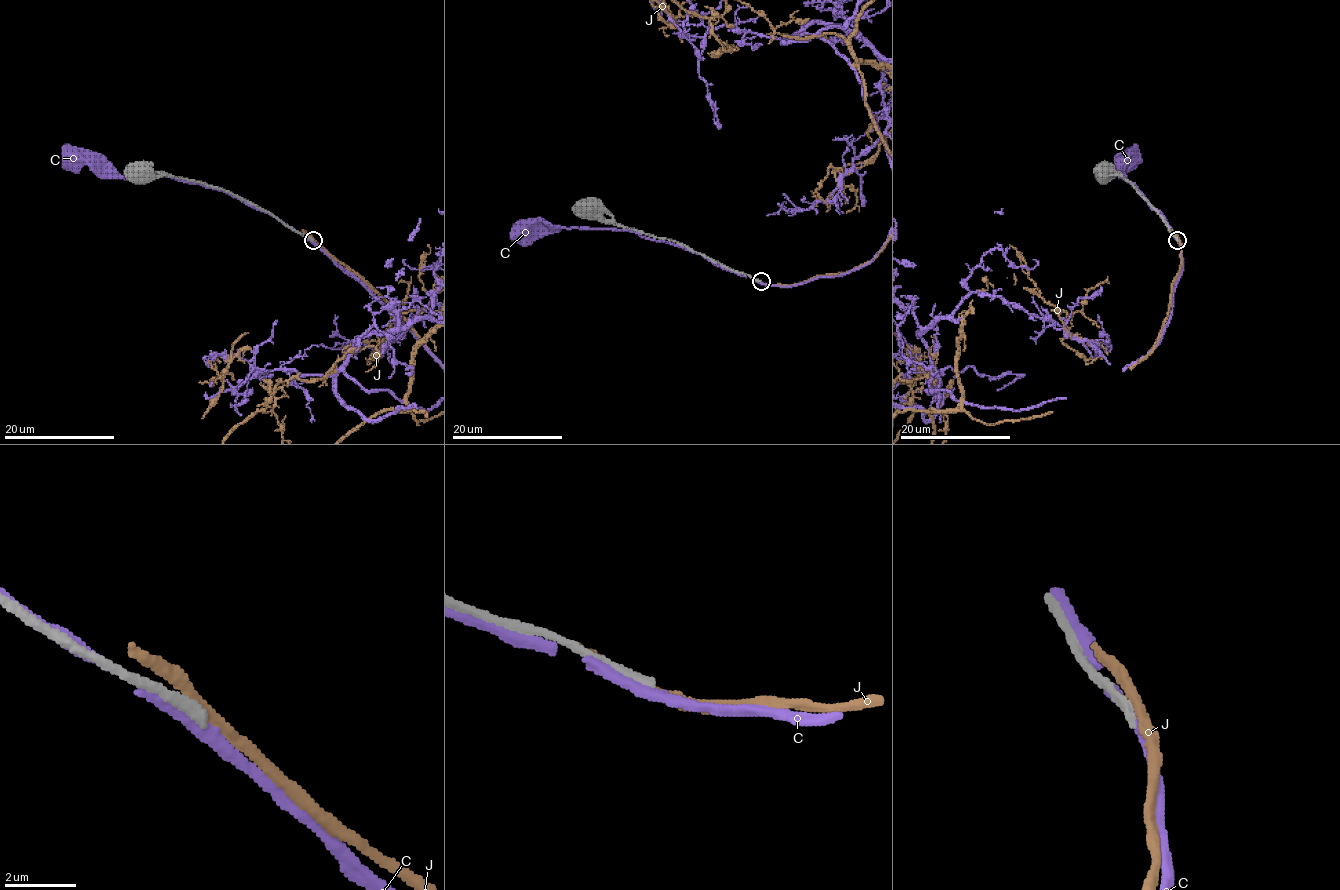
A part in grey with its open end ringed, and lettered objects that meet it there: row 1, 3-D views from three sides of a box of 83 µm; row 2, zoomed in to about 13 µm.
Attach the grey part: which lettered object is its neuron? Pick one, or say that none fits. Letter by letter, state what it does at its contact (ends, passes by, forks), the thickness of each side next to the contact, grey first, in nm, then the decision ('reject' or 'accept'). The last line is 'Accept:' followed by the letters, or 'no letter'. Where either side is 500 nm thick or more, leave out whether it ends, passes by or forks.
C: it ends there; 360 nm thick on the grey side, 440 nm on the other; reject
J: it passes by; 360 nm thick on the grey side, 320 nm on the other; reject
Accept: no letter

